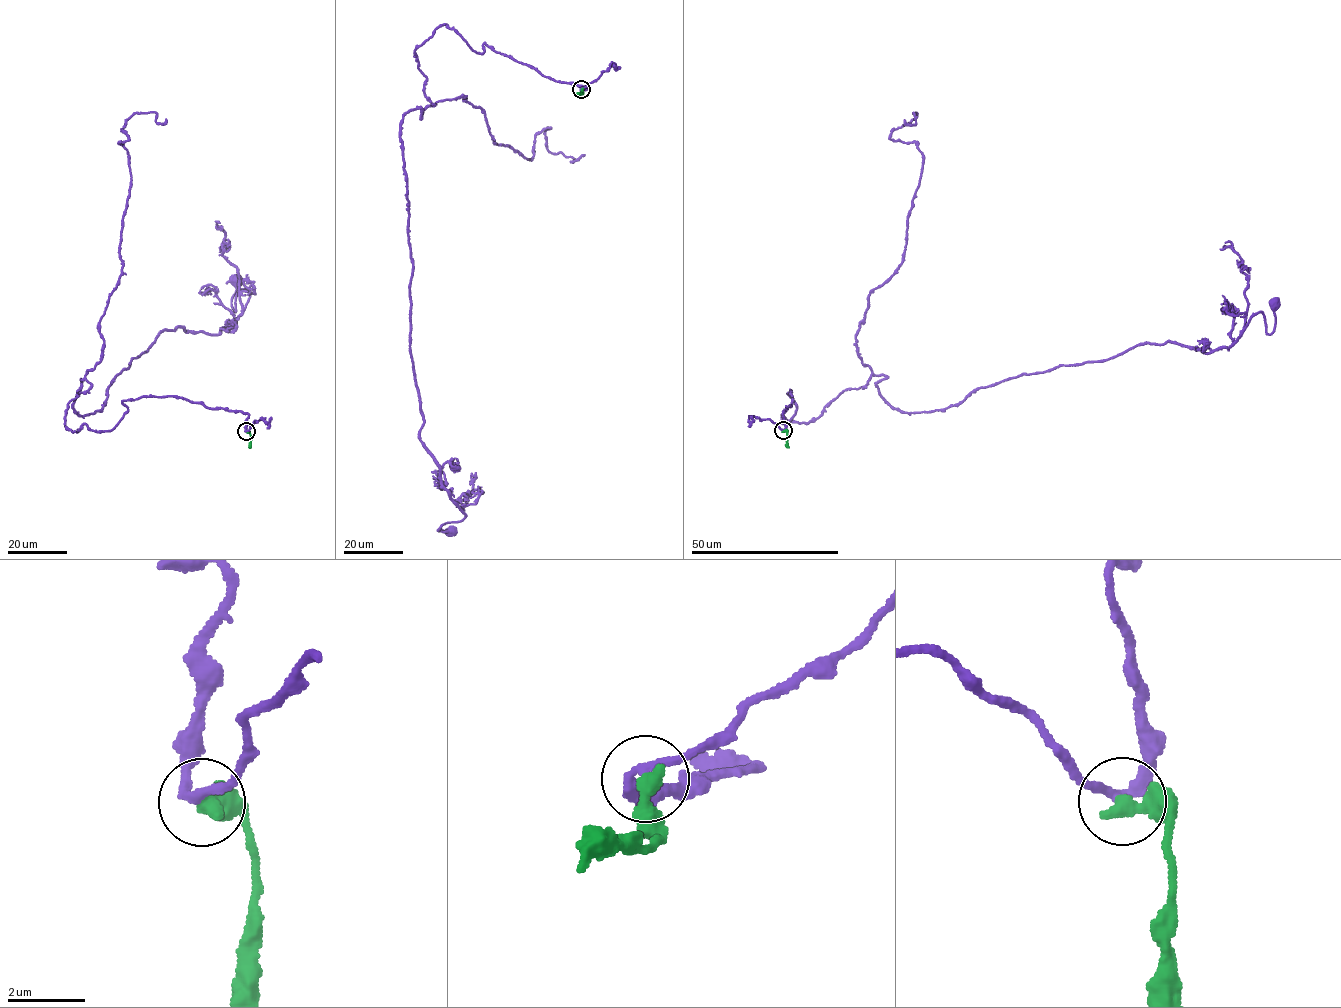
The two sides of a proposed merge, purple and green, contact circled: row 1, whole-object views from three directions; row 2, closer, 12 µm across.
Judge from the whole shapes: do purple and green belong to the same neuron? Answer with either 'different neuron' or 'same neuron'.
different neuron

